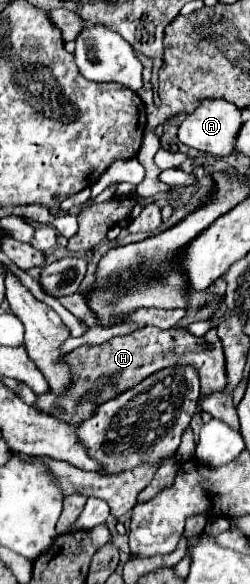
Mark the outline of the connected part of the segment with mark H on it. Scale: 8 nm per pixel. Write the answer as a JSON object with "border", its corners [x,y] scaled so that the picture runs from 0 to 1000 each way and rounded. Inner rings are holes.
{"border":[[[584,558],[568,565],[544,565],[488,579],[448,579],[416,589],[360,592],[328,589],[296,603],[264,610],[264,620],[288,630],[296,654],[272,664],[256,678],[224,678],[216,671],[184,678],[152,678],[152,702],[216,705],[216,712],[248,712],[256,719],[280,719],[280,726],[328,726],[368,712],[368,702],[408,692],[416,685],[456,682],[464,675],[528,664],[536,658],[568,654],[624,634],[648,634],[664,627],[704,623],[776,623],[800,637],[808,654],[808,675],[848,668],[896,668],[912,658],[904,651],[904,613],[888,599],[888,586],[864,572],[864,565],[824,568],[816,575],[768,575],[736,562],[672,562],[640,565],[624,558]]]}

